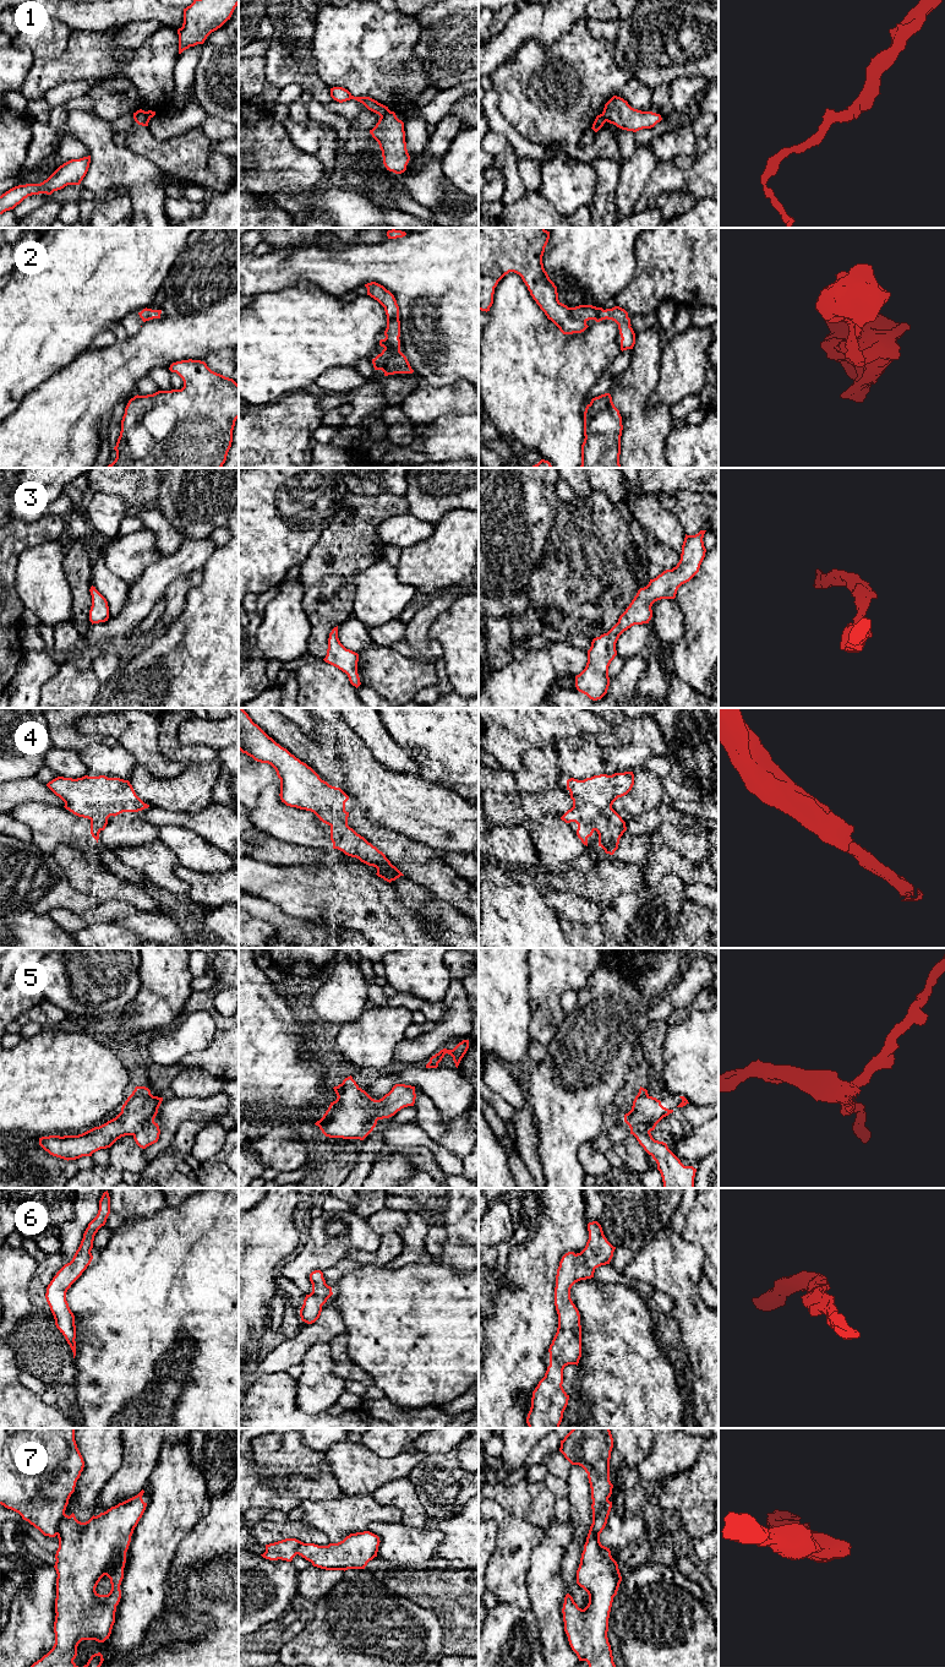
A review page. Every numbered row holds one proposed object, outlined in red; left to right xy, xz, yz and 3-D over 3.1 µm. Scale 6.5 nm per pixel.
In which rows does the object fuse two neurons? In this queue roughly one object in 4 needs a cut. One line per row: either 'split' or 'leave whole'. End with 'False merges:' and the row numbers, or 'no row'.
1: split
2: leave whole
3: leave whole
4: split
5: split
6: leave whole
7: split
False merges: 1, 4, 5, 7

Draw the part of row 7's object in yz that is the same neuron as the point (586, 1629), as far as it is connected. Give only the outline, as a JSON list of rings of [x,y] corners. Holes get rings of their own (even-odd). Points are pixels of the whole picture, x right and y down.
[[[606,1500],[594,1519],[577,1570],[577,1584],[588,1592],[589,1603],[581,1609],[567,1594],[562,1608],[569,1645],[579,1661],[586,1661],[589,1667],[616,1667],[607,1631],[622,1576],[610,1548],[600,1542],[611,1508],[612,1502]]]

